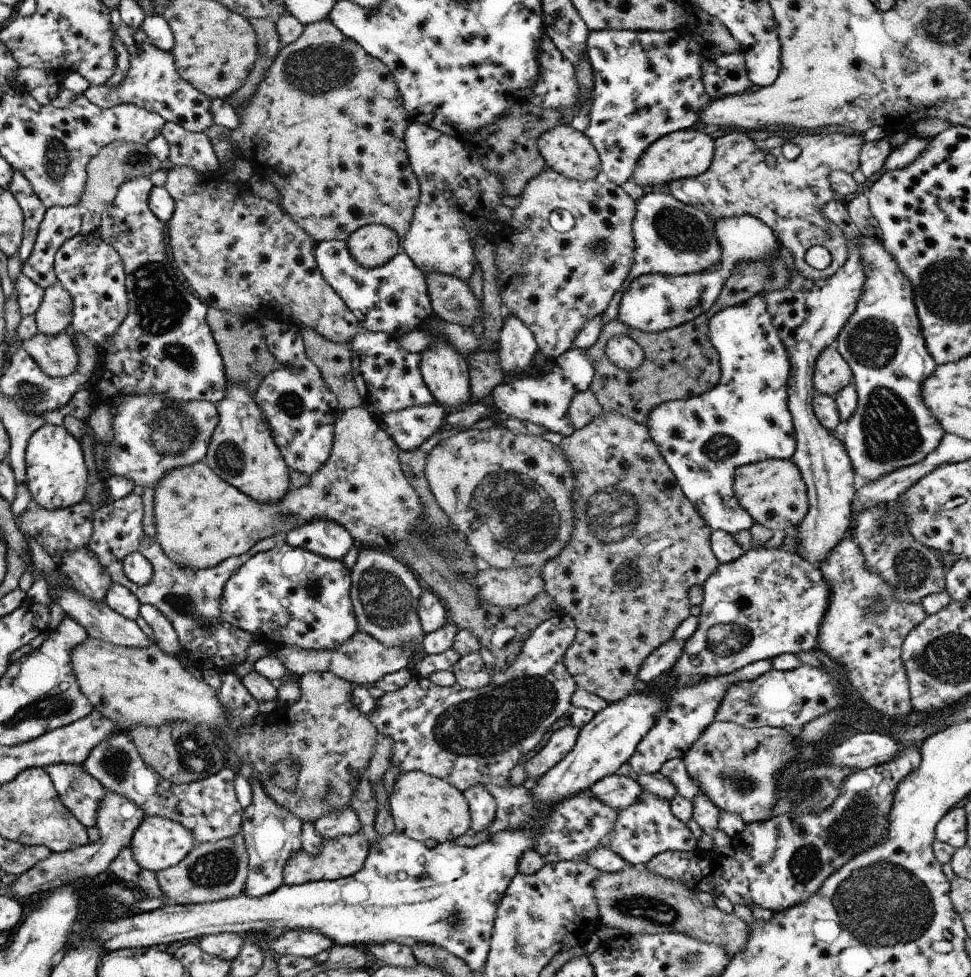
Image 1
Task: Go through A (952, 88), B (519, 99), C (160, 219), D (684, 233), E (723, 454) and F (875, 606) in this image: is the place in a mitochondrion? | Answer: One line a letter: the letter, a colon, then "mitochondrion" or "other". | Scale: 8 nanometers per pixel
A: other
B: other
C: other
D: mitochondrion
E: mitochondrion
F: mitochondrion

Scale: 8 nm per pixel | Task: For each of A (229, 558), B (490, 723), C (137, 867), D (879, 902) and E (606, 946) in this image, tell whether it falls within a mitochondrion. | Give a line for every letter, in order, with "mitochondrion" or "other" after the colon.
A: other
B: mitochondrion
C: other
D: mitochondrion
E: other

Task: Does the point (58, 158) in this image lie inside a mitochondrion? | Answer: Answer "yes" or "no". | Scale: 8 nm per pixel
yes

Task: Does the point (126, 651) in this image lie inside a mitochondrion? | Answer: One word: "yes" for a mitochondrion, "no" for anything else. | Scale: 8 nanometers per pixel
no

